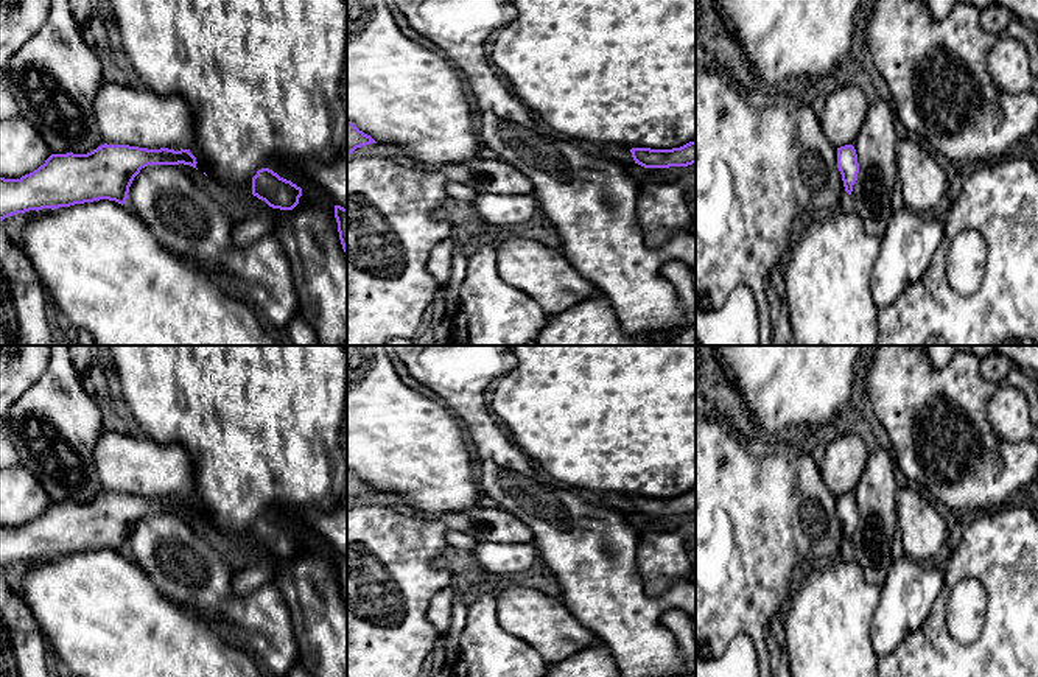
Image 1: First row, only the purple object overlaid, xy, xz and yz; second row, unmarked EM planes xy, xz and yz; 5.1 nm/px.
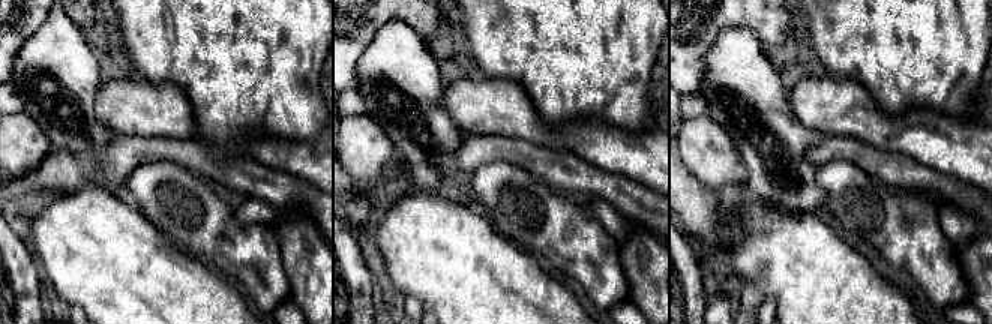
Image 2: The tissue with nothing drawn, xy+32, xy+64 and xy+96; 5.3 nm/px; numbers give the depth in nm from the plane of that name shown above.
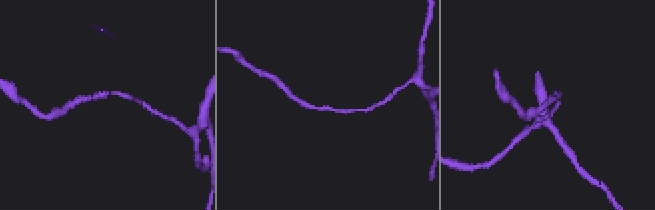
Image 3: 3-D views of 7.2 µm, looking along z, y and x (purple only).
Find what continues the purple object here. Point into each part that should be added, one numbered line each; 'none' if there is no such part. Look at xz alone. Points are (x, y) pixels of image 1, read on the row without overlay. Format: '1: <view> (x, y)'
none

